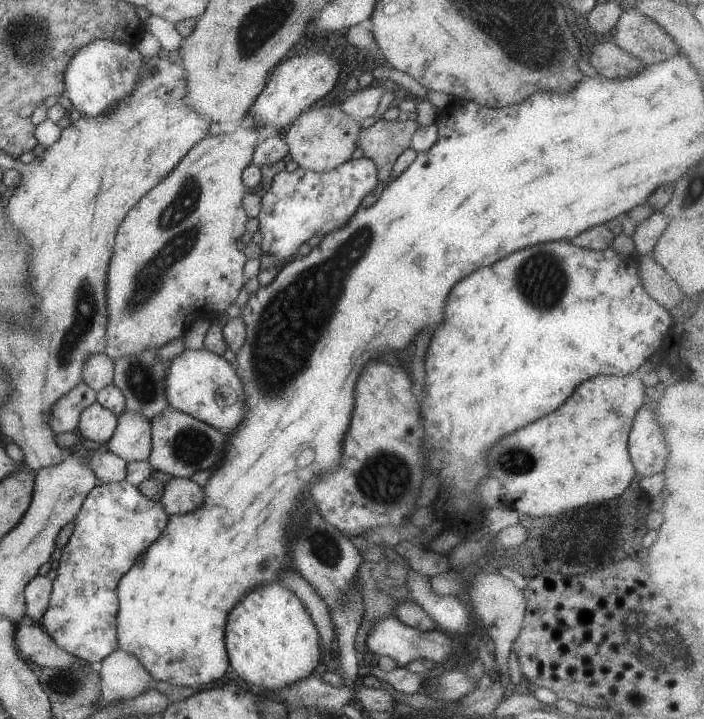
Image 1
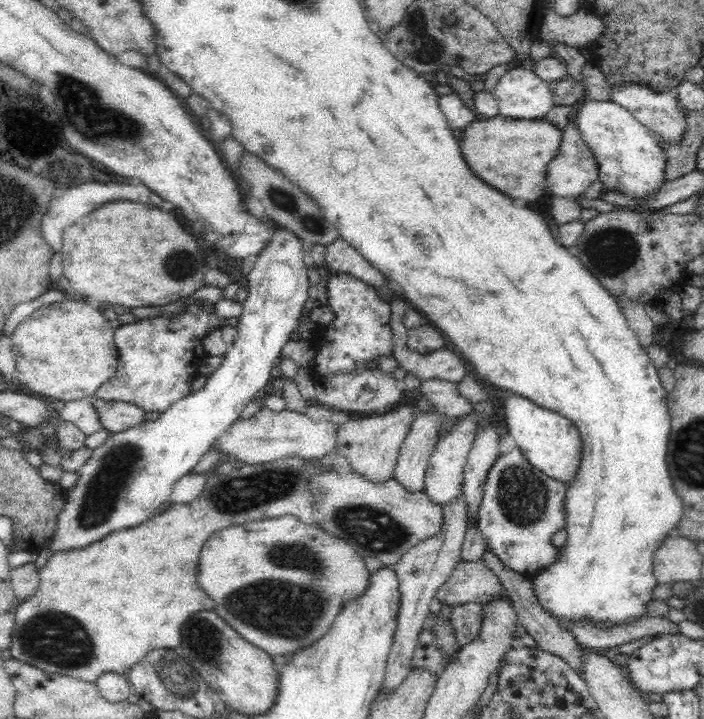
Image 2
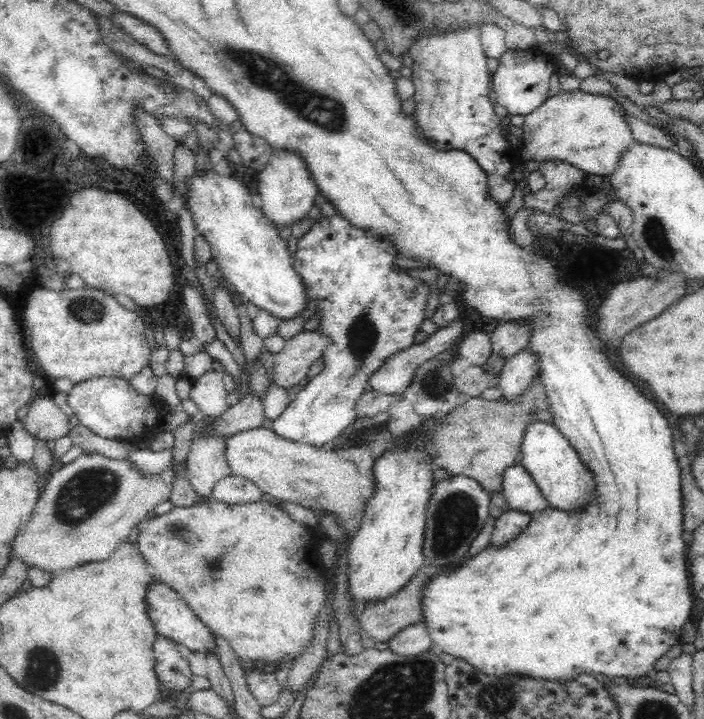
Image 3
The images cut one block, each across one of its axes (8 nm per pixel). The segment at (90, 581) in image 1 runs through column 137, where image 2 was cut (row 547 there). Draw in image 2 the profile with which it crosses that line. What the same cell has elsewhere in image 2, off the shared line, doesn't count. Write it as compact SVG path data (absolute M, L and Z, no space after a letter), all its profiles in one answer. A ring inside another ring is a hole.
M516 446L507 454L500 454L488 471L479 508L477 529L482 533L487 548L500 559L500 562L520 577L532 579L540 570L556 562L559 548L552 544L552 536L566 528L566 507L564 498L569 484L553 480L538 468L532 466Z

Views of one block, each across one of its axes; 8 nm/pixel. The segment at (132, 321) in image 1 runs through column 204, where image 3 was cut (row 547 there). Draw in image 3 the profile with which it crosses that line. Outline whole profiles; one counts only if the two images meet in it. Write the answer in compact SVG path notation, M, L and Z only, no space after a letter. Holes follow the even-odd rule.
M209 498L191 507L173 507L168 513L156 515L154 518L142 520L137 524L138 537L137 547L140 554L145 558L148 574L156 581L173 588L196 613L196 617L213 633L222 636L232 645L234 652L246 660L265 660L266 662L277 662L278 664L290 662L298 656L312 638L312 630L316 628L316 618L320 616L325 600L327 599L327 588L325 588L324 567L318 559L319 543L322 538L315 534L316 529L305 527L292 520L288 512L280 509L274 502L258 501L250 504L226 504L216 502Z

